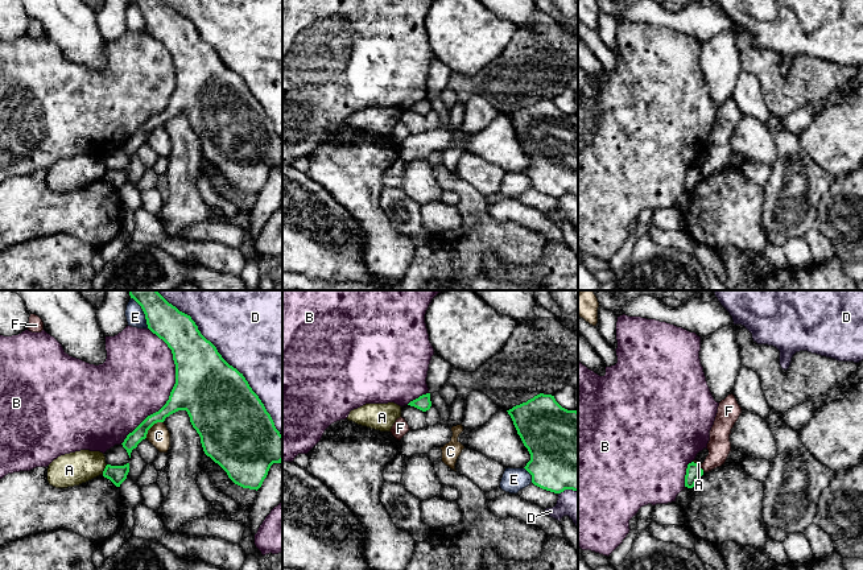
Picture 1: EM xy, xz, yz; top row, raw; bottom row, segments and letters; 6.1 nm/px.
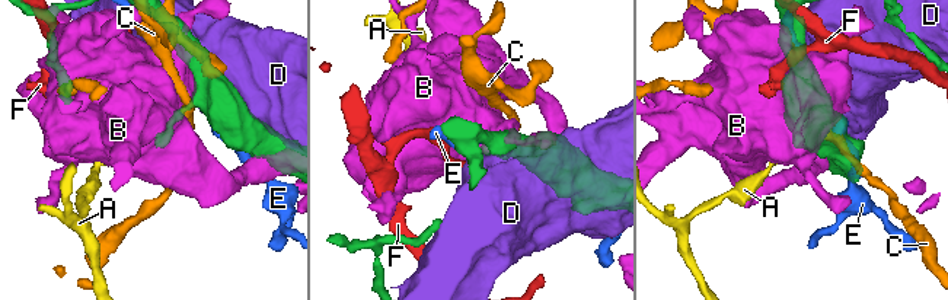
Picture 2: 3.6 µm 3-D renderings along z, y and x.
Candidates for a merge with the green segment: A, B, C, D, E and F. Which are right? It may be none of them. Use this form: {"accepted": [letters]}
{"accepted": []}

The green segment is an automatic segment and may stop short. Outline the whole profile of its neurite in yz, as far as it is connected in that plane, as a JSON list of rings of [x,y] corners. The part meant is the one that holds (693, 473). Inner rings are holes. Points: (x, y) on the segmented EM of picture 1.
[[[694,462],[689,463],[685,475],[685,487],[693,488],[702,475],[703,470],[701,468],[701,466]]]

